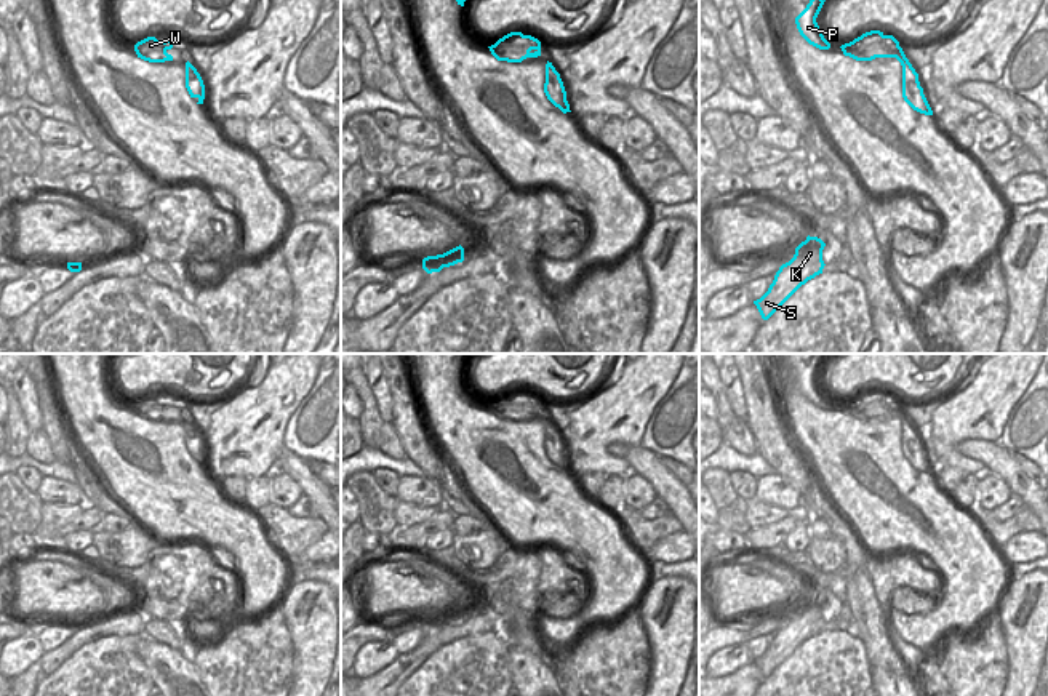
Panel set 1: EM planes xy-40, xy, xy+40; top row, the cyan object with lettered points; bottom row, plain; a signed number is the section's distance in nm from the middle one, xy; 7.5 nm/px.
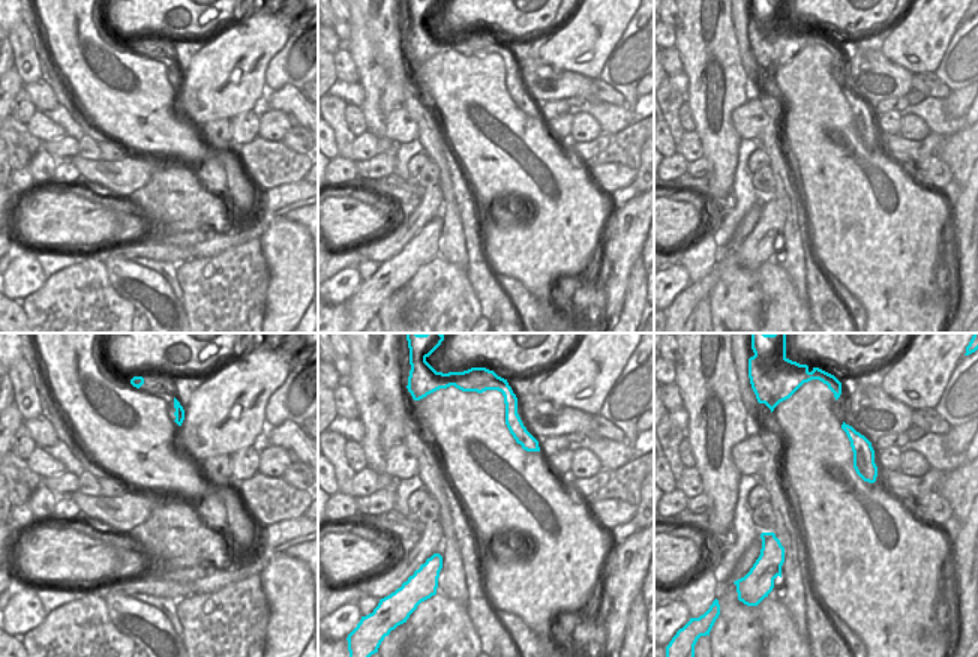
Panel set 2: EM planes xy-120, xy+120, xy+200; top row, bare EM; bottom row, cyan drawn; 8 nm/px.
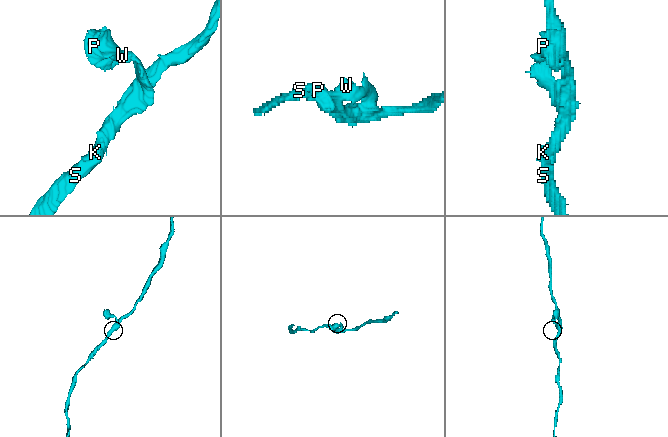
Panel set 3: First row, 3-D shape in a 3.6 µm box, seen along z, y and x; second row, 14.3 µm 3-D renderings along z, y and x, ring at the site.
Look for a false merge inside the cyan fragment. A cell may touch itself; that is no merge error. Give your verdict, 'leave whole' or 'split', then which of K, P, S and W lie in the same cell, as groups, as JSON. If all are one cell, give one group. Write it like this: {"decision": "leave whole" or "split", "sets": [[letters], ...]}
{"decision": "leave whole", "sets": [["K", "P", "S", "W"]]}

